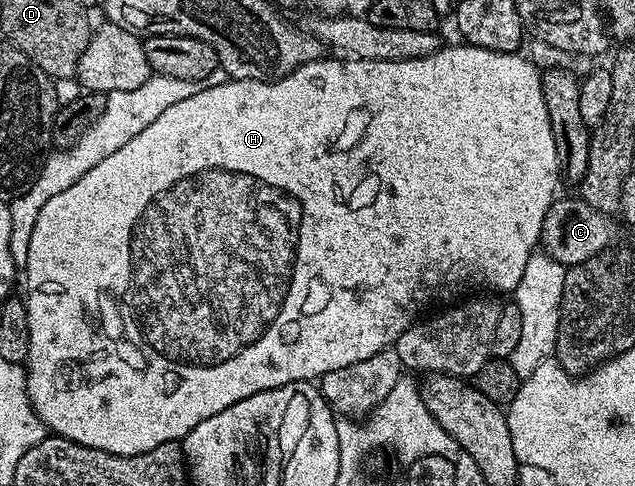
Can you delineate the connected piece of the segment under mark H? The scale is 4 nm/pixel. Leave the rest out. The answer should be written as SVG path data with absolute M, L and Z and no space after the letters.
M445 44L434 54L415 60L368 62L362 58L342 60L337 56L324 56L316 62L298 66L285 78L276 82L256 82L251 79L227 80L203 92L195 92L195 96L187 96L187 100L179 100L179 104L171 104L171 108L167 108L167 112L162 112L149 127L143 128L143 132L139 132L135 140L123 144L119 152L111 152L107 160L95 164L91 172L79 176L79 180L75 180L71 188L59 192L59 196L51 196L51 200L43 204L43 212L39 212L39 220L35 220L35 232L31 232L31 244L27 248L27 264L23 267L23 278L25 274L23 301L27 308L27 328L29 329L29 357L25 383L33 410L40 416L42 424L56 437L66 438L75 444L83 444L87 448L99 448L103 452L111 452L119 456L135 456L143 452L151 452L151 448L159 448L159 444L181 442L191 432L191 428L195 428L195 424L203 424L203 420L215 416L215 412L223 412L223 408L231 408L231 404L239 404L239 400L247 400L247 396L255 396L264 390L274 390L283 384L319 380L325 373L347 368L348 365L357 364L367 360L368 357L375 356L376 353L382 353L385 349L392 347L414 321L413 305L424 296L425 290L445 286L449 278L454 278L457 282L474 278L475 281L482 282L493 290L513 292L523 277L528 258L538 249L545 217L559 194L555 136L551 136L551 120L547 120L547 104L543 100L542 71L537 70L535 63L528 62L521 52L488 50L482 46L468 44L460 45Z

